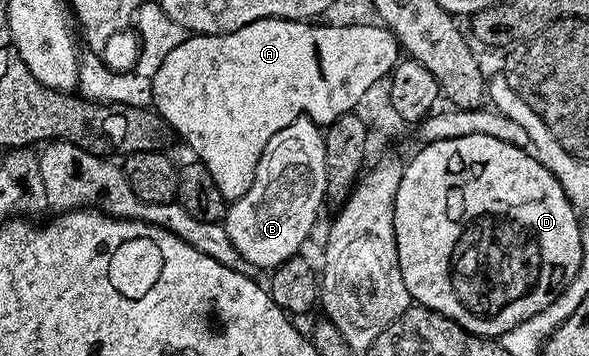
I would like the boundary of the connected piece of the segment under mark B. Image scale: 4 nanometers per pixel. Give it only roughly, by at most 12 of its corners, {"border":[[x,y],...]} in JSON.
{"border":[[324,130],[277,131],[227,206],[256,270],[296,256],[327,197]]}

